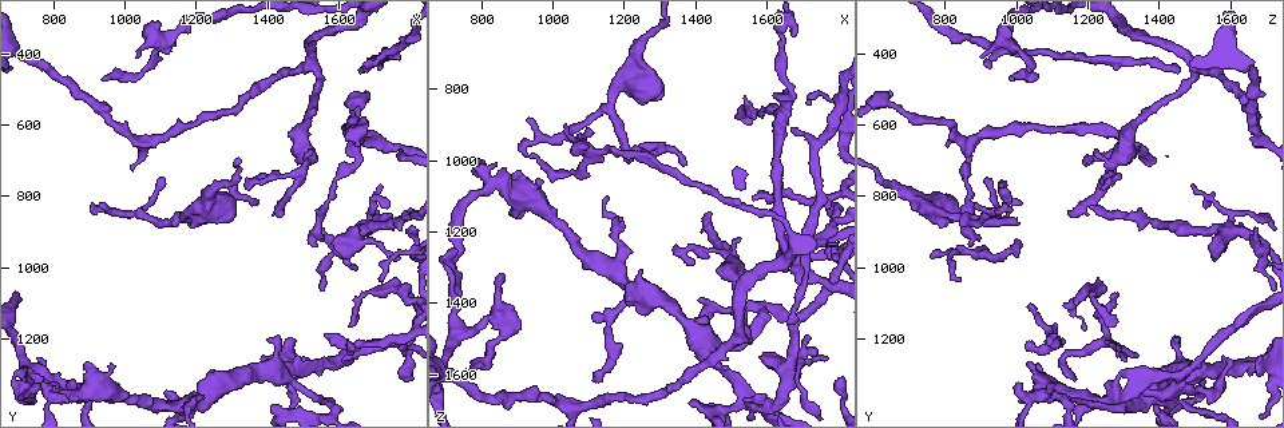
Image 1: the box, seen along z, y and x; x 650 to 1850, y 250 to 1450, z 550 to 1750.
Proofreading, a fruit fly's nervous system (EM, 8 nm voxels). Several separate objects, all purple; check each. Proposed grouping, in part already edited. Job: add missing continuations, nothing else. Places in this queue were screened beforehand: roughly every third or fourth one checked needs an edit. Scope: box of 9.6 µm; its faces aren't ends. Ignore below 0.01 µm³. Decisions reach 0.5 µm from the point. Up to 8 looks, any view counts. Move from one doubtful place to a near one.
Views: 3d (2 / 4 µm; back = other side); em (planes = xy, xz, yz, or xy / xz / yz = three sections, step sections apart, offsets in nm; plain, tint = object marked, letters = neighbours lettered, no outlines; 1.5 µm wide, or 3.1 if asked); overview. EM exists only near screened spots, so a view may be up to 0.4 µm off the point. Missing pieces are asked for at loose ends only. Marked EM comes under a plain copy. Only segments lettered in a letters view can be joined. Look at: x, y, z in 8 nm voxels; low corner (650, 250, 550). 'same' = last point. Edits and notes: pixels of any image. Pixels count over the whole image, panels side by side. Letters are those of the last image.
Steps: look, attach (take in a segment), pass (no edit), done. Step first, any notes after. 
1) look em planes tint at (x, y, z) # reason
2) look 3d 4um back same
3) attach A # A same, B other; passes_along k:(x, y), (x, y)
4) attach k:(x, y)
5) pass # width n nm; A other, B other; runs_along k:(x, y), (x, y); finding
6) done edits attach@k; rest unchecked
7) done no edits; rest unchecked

look em planes tint at (1540, 940, 870) # long arm stops here

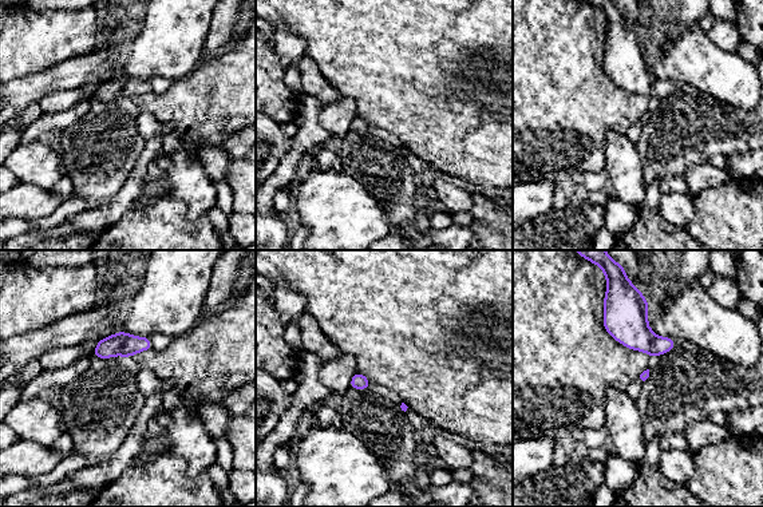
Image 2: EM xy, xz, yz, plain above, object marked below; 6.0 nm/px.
look em planes letters same

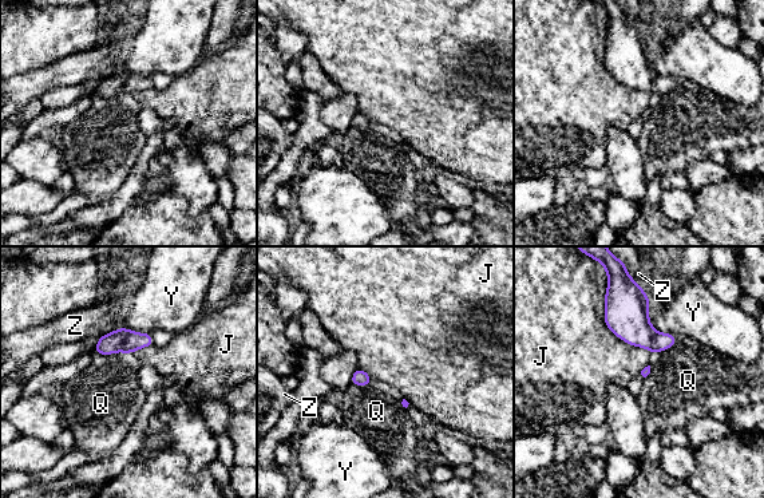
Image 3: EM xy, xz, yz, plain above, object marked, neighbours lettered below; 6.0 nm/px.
pass # longest_contact J 380 nm; J other, Q other, Y other, Z other; border 3:(602, 319), (617, 336), (653, 354); none of them fits

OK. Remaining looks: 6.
look 3d 4um back at (1560, 1190, 1120) # an open end

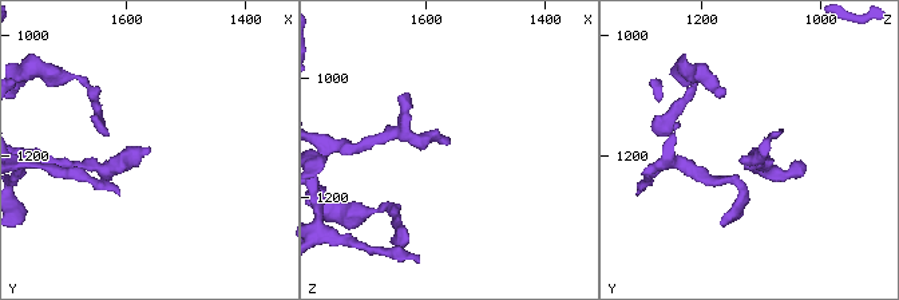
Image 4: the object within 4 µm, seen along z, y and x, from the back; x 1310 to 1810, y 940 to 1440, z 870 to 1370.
look em xy step 4 letters at (1560, 1190, 1110) # need the tissue

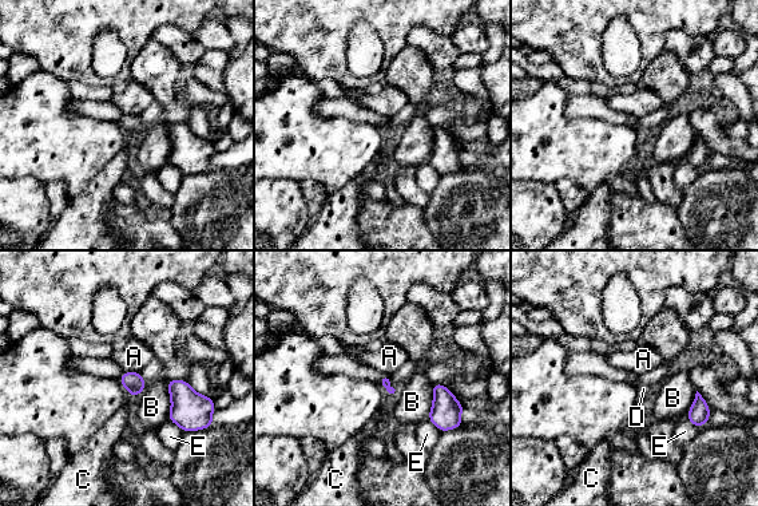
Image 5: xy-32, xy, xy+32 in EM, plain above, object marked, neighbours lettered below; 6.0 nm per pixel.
look em planes letters same

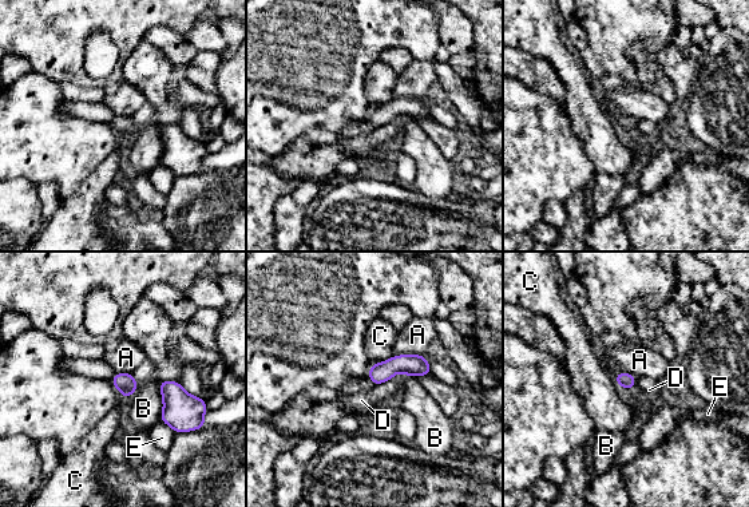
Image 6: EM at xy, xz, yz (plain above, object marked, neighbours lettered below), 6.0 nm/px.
pass # longest_contact B 240 nm; A other, B other, C other, D other, E other; border 6:(393, 355), (421, 355), (428, 360); none of them fits

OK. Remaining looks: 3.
look 3d 4um at (1450, 850, 1150) # free end

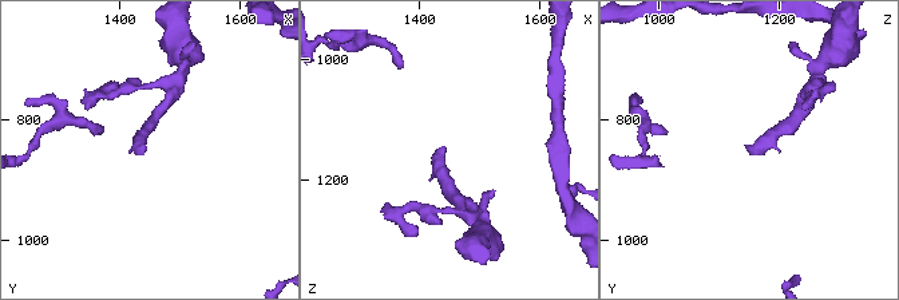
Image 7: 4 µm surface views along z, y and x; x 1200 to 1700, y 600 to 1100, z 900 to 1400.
look em xy step 8 tint at (1445, 845, 1145) # shape alone is not enough

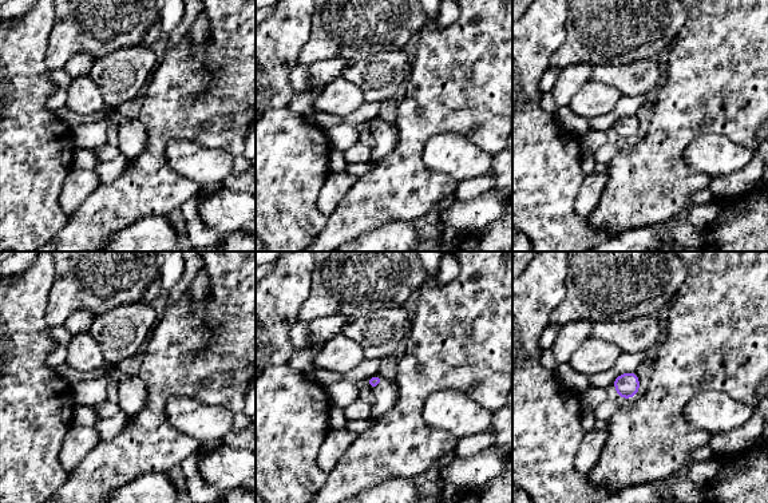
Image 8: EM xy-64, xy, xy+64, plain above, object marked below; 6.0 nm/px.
look em planes letters same

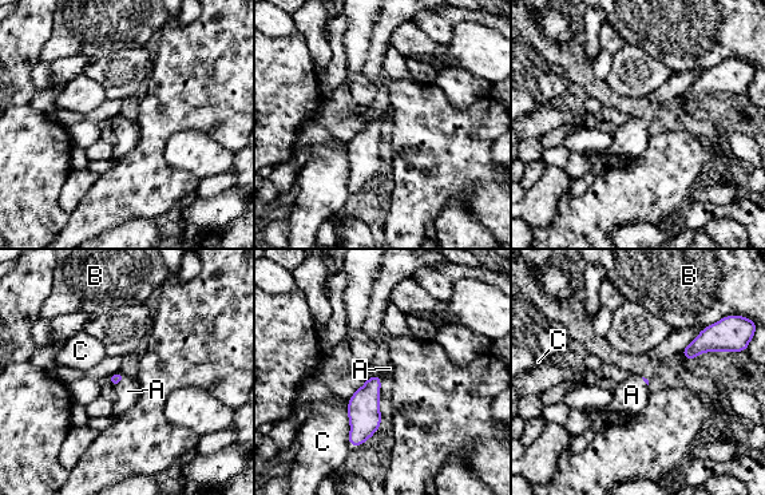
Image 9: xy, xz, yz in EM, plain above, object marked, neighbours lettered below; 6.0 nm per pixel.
attach A # A same, B other, C other; passes_along 9:(117, 377), (119, 381), (127, 391); it goes on there

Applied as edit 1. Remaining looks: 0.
done edits attach@9; rest unchecked

